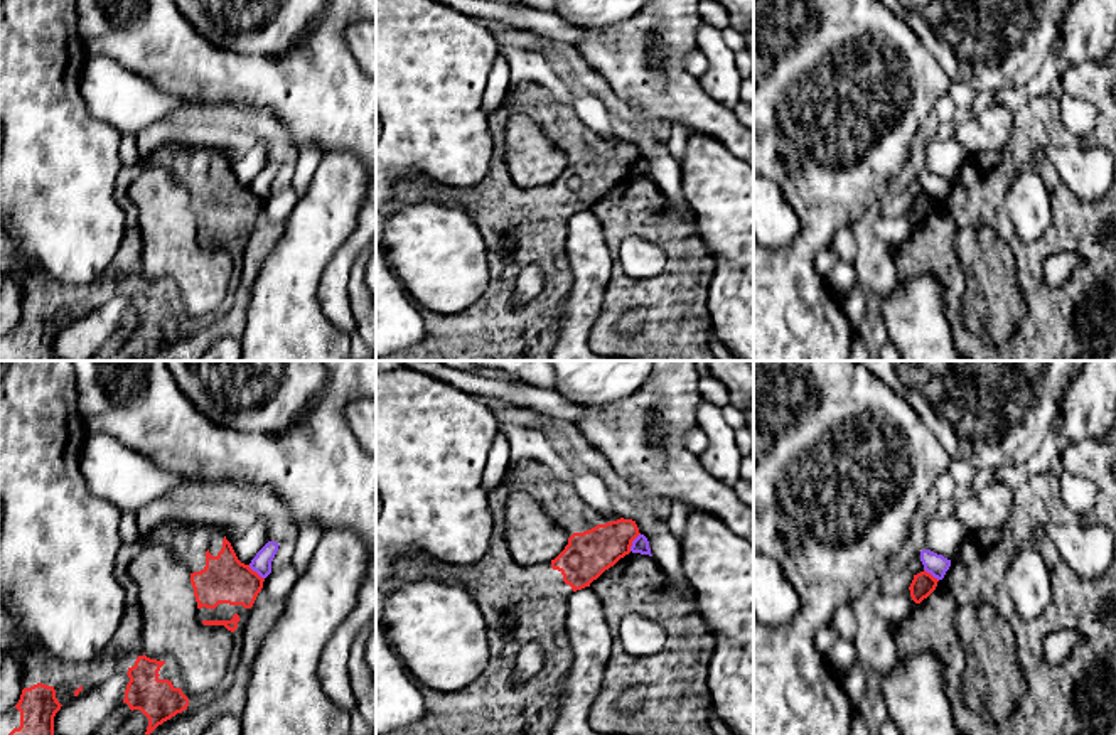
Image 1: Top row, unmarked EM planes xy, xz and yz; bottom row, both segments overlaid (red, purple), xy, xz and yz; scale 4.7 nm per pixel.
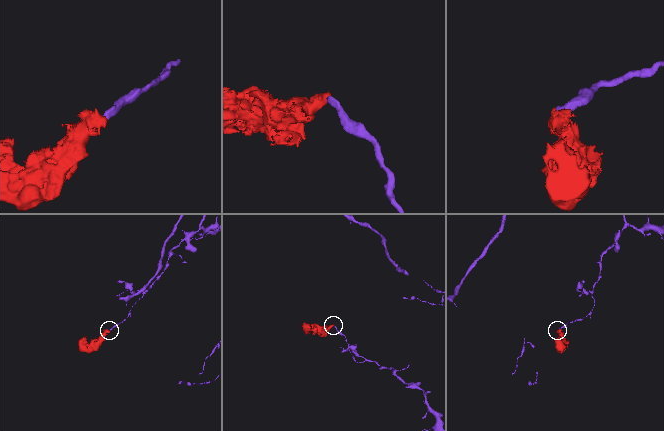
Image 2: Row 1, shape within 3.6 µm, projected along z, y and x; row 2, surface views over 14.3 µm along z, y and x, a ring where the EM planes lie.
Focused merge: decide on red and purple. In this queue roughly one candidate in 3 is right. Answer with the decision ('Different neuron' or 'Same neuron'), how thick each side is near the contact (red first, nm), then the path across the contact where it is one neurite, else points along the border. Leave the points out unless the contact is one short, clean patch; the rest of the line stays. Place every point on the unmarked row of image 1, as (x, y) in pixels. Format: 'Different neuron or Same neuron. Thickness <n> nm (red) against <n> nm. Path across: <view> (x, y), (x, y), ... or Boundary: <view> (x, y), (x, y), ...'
Different neuron. Thickness 220 nm (red) against 100 nm. Boundary: xy (248, 187), (263, 201)

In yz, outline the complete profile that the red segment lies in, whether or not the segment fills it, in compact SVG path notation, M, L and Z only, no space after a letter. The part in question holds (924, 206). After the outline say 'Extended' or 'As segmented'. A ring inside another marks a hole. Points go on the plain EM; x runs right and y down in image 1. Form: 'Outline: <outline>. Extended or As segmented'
Outline: M926 192L914 197L914 202L909 209L910 219L915 226L920 226L924 221L927 221L937 209L937 201L934 201Z. As segmented

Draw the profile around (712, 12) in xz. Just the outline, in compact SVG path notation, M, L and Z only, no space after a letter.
M700 0L700 17L705 24L723 30L730 25L730 15L727 8L716 0Z

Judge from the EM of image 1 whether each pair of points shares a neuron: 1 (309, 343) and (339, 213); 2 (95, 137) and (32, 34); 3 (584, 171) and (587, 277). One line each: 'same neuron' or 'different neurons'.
1: same neuron
2: same neuron
3: different neurons

